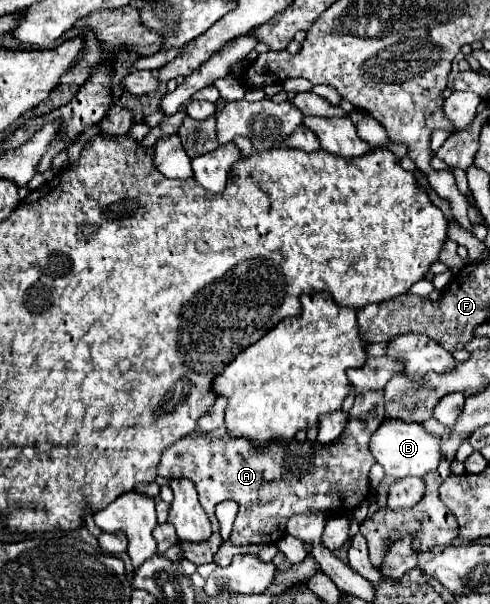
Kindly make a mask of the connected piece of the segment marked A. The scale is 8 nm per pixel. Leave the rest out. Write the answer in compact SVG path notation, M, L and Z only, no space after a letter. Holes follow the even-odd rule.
M367 390L357 394L349 416L357 424L349 424L343 434L343 464L339 448L319 442L285 442L285 450L291 446L299 446L303 450L283 454L283 462L275 462L275 450L269 448L263 450L263 454L255 454L245 438L227 438L223 428L211 434L191 432L187 438L181 438L175 442L175 446L165 450L159 464L159 474L169 478L189 478L197 486L203 508L213 524L213 536L207 542L183 544L183 556L197 566L213 560L217 548L223 544L219 522L215 518L215 506L223 500L235 500L239 504L233 532L229 536L231 544L235 546L275 544L279 538L283 538L285 524L293 514L329 510L331 514L345 516L353 512L353 508L369 494L369 468L375 464L375 458L369 452L367 442L385 418L383 392ZM333 450L339 452L335 454Z

